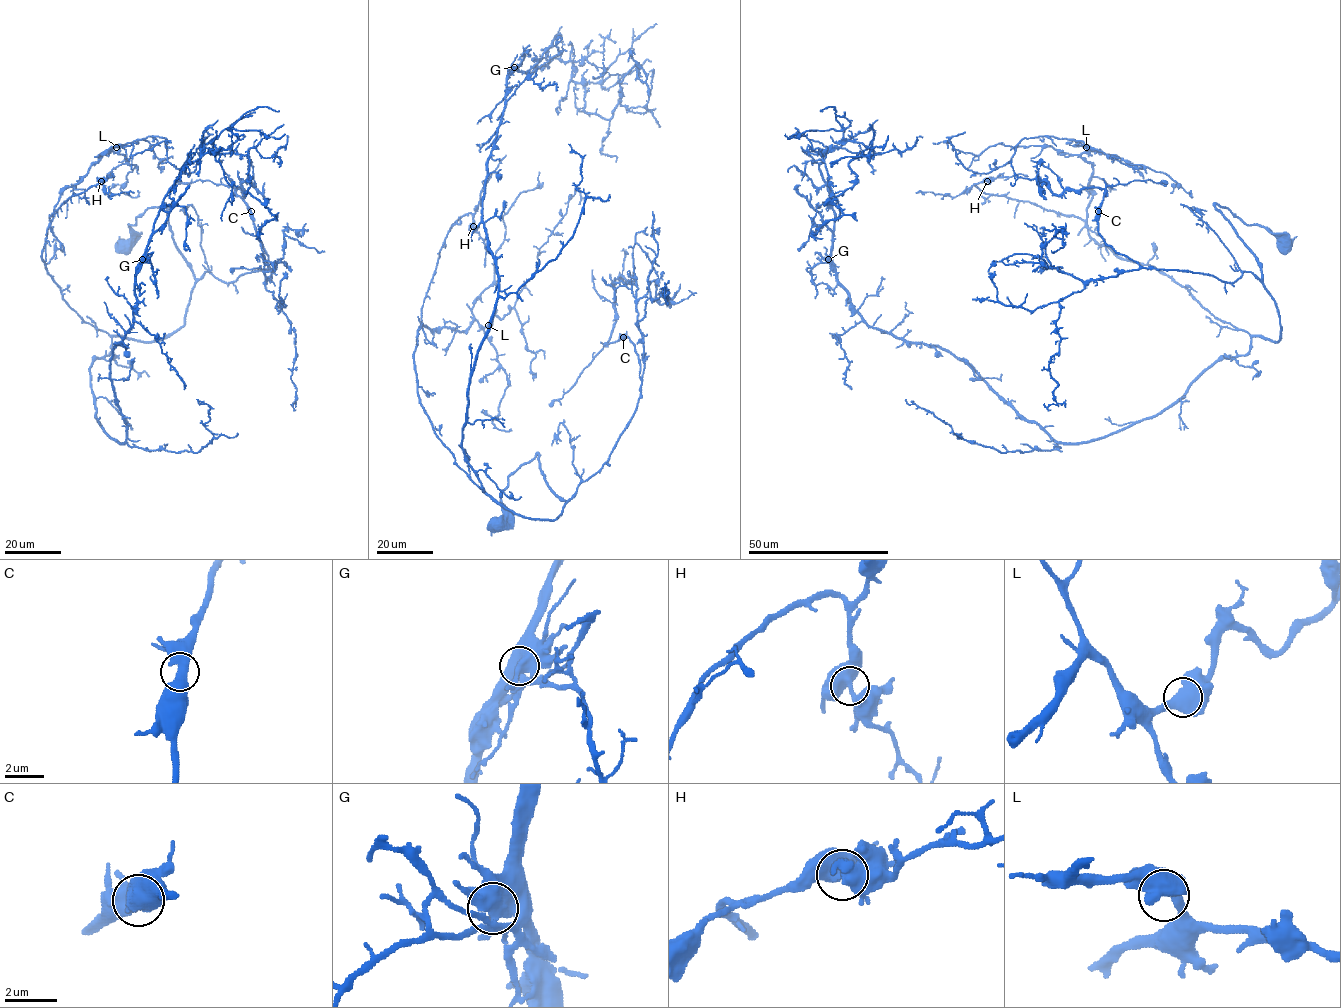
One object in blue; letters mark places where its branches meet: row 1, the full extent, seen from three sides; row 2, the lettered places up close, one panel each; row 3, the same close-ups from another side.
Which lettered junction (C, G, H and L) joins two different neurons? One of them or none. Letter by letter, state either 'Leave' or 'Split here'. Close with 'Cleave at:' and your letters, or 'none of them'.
C: Leave
G: Leave
H: Leave
L: Leave
Cleave at: none of them

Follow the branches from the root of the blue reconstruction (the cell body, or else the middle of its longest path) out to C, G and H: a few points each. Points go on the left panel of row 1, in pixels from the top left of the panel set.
C: (122, 247), (129, 225), (163, 204), (173, 242), (194, 276), (208, 271), (232, 283), (269, 267), (251, 211)
G: (122, 247), (163, 204), (195, 285), (182, 326), (113, 336), (91, 364), (120, 443), (110, 361), (142, 259)
H: (122, 247), (163, 204), (195, 285), (184, 324), (158, 340), (84, 321), (42, 260), (49, 216), (100, 180)

